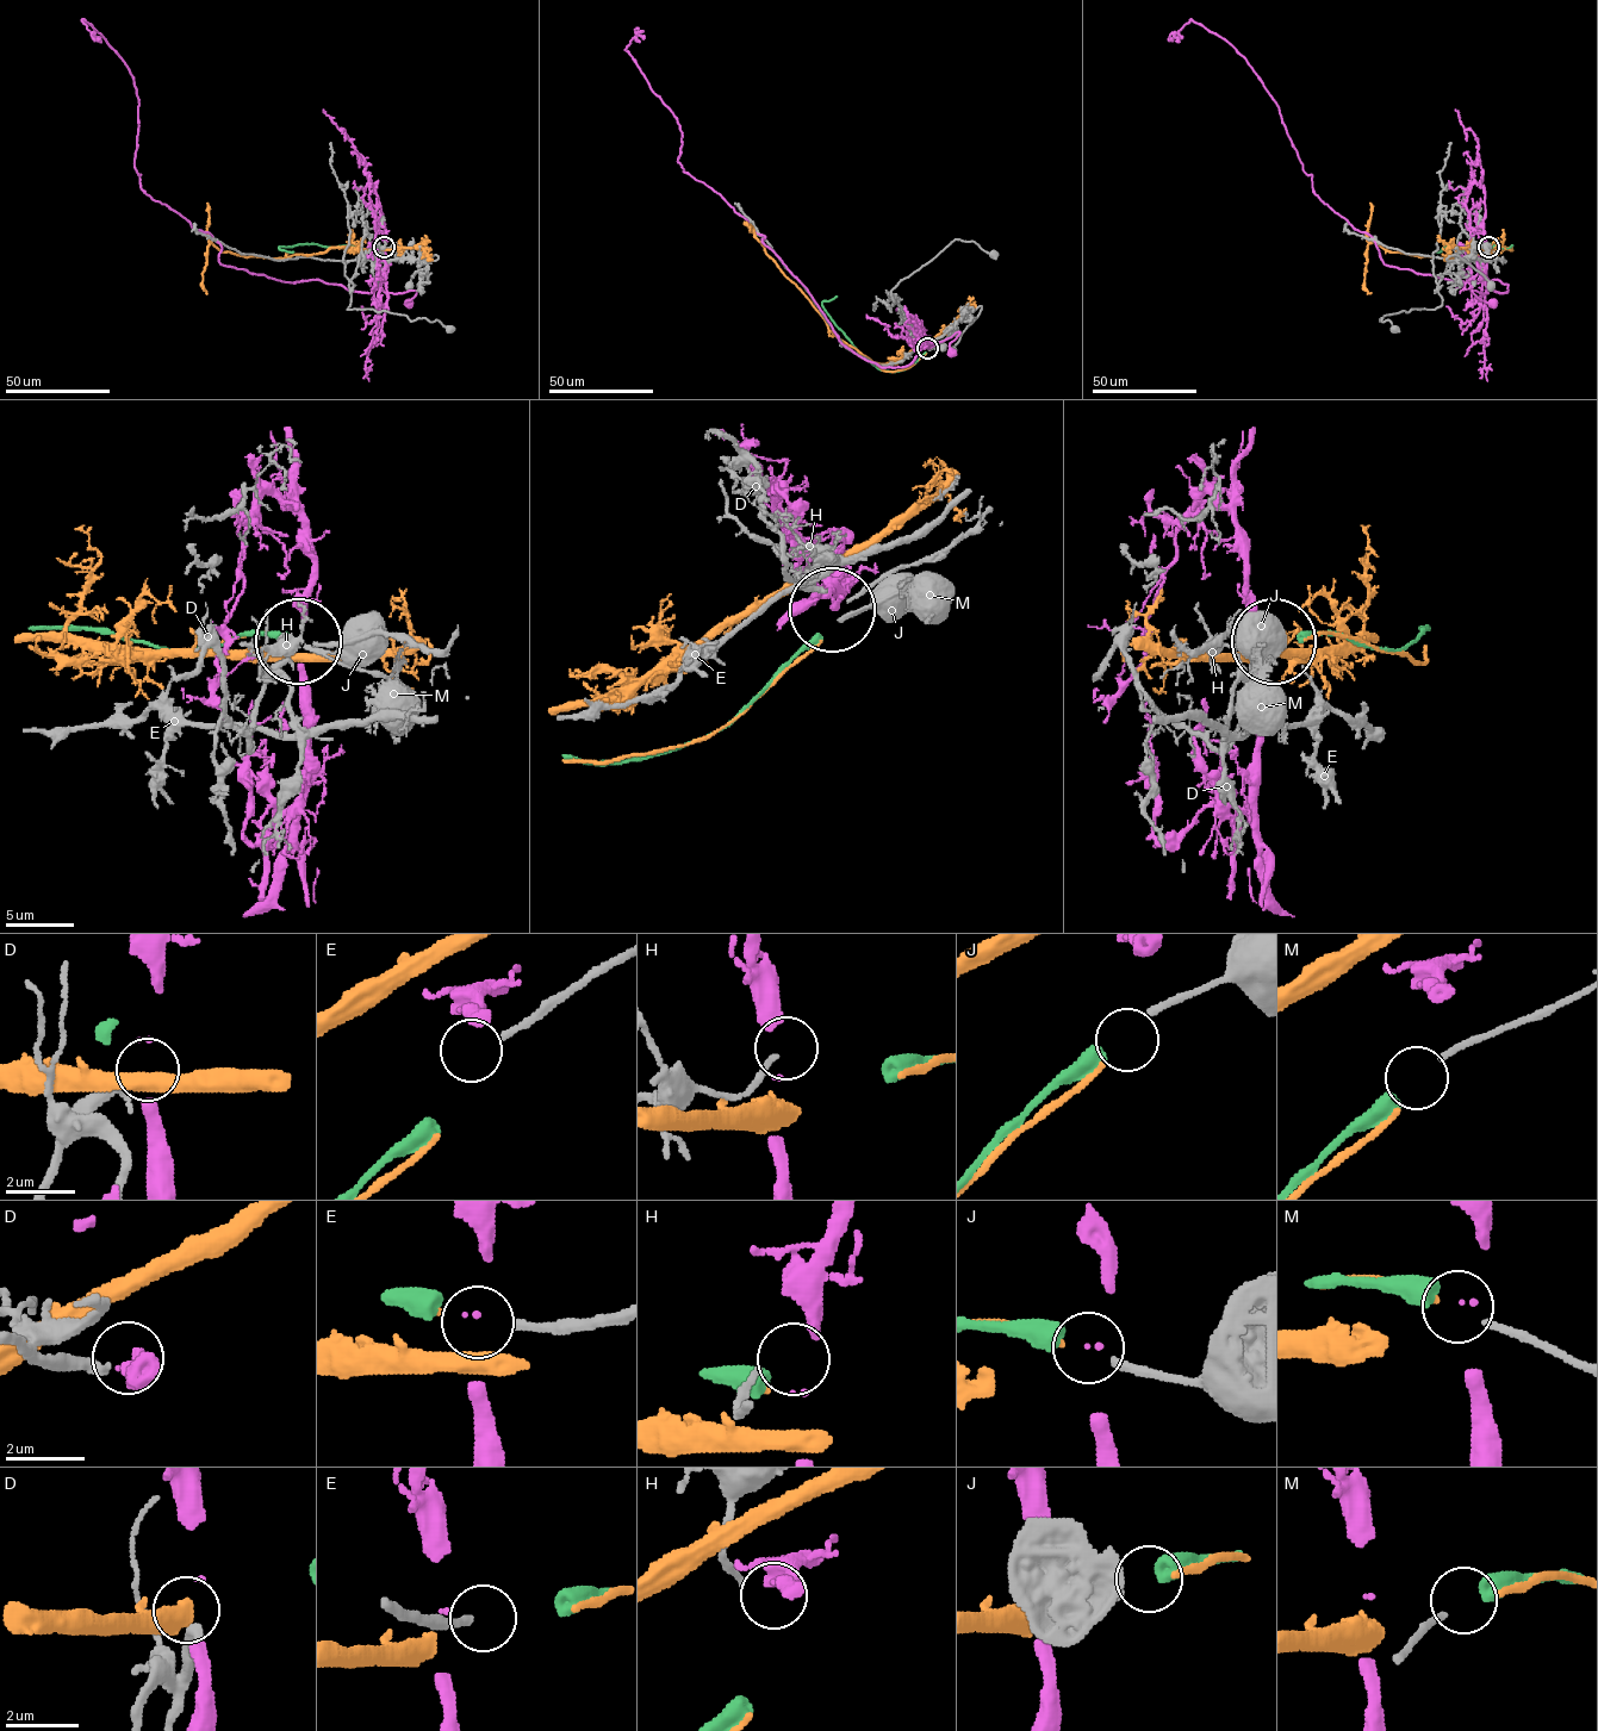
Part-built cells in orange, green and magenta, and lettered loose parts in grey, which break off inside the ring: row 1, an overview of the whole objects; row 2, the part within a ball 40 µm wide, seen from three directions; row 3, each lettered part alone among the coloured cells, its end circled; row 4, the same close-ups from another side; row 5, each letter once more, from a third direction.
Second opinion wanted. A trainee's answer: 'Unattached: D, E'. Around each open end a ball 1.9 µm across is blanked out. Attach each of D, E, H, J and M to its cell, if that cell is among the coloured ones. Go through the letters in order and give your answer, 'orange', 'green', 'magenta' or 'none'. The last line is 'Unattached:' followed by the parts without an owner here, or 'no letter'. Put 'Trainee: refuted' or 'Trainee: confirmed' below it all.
D: none
E: none
H: magenta
J: green
M: orange
Unattached: D, E
Trainee: confirmed

